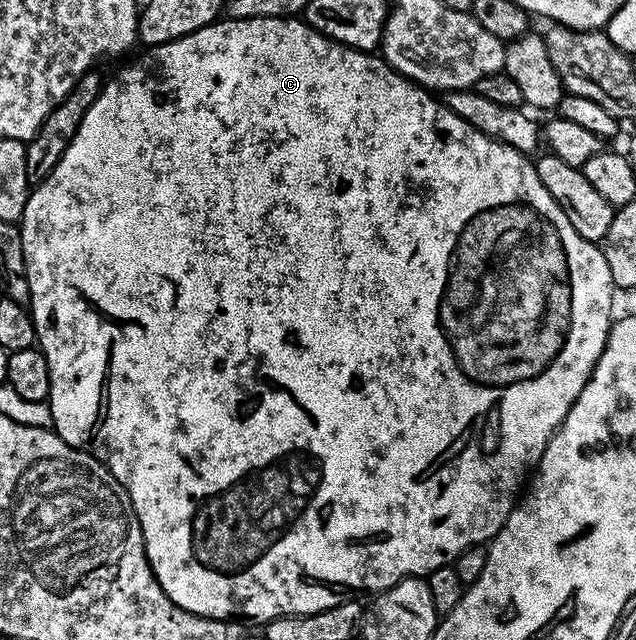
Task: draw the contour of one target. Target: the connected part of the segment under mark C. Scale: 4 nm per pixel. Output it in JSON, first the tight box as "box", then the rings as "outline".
{"box":[18,16,613,624],"outline":[[[293,16],[293,17],[290,17],[290,18],[228,18],[228,19],[227,19],[227,20],[217,20],[217,21],[215,21],[215,22],[211,22],[211,23],[210,23],[210,25],[209,25],[209,26],[203,26],[203,27],[202,27],[202,28],[198,28],[198,32],[190,32],[190,33],[189,33],[189,34],[187,34],[187,35],[186,35],[186,36],[182,36],[182,37],[181,37],[181,38],[179,38],[179,39],[178,39],[178,40],[174,40],[174,41],[173,41],[173,42],[167,42],[167,43],[166,43],[166,44],[162,44],[162,45],[161,45],[161,46],[154,46],[154,47],[151,47],[151,49],[149,49],[149,50],[148,50],[148,51],[147,51],[147,52],[144,52],[144,53],[148,53],[148,54],[144,54],[144,55],[142,55],[142,56],[141,56],[141,58],[140,58],[140,59],[138,59],[138,60],[137,60],[137,62],[132,62],[132,63],[130,63],[130,64],[129,64],[129,66],[128,66],[128,67],[126,67],[126,68],[125,68],[125,70],[120,70],[120,71],[118,71],[118,72],[117,72],[117,74],[116,74],[116,75],[114,75],[114,76],[113,76],[113,78],[112,78],[112,82],[108,82],[108,81],[105,81],[105,82],[104,82],[104,83],[103,83],[103,85],[101,85],[101,88],[100,88],[100,95],[99,95],[99,96],[98,96],[98,97],[96,97],[96,99],[95,99],[95,100],[94,100],[94,104],[90,104],[90,112],[86,112],[86,116],[82,116],[82,124],[78,124],[78,132],[77,132],[77,133],[76,133],[76,135],[75,135],[75,136],[74,136],[74,140],[70,140],[70,148],[66,148],[66,152],[65,152],[65,153],[64,153],[64,155],[63,155],[63,156],[62,156],[62,160],[58,160],[58,164],[57,164],[57,165],[56,165],[56,167],[55,167],[55,168],[54,168],[54,172],[50,172],[50,176],[46,176],[46,180],[45,180],[45,181],[44,181],[44,182],[37,182],[37,183],[35,183],[35,185],[33,185],[33,186],[32,186],[32,187],[31,187],[31,190],[30,190],[30,193],[29,193],[29,195],[28,195],[28,199],[27,199],[27,200],[26,200],[26,208],[25,208],[25,209],[24,209],[24,214],[23,214],[23,216],[22,216],[22,217],[20,217],[20,221],[19,221],[19,223],[18,223],[18,225],[19,225],[19,228],[20,228],[20,235],[21,235],[21,236],[22,236],[22,252],[23,252],[23,253],[24,253],[24,259],[25,259],[25,260],[26,260],[26,268],[25,268],[25,269],[24,269],[24,272],[25,272],[25,274],[27,274],[27,275],[28,275],[28,283],[29,283],[29,284],[30,284],[30,296],[29,296],[29,297],[28,297],[28,302],[29,302],[29,303],[30,303],[30,313],[31,313],[31,315],[32,315],[32,323],[33,323],[33,324],[34,324],[34,328],[35,328],[35,329],[36,329],[36,341],[37,341],[37,343],[38,343],[38,348],[39,348],[39,349],[40,349],[40,351],[41,351],[41,352],[42,352],[42,353],[43,353],[43,354],[44,354],[44,355],[45,355],[45,356],[46,356],[46,364],[47,364],[47,365],[48,365],[48,367],[49,367],[49,368],[50,368],[50,392],[49,392],[49,393],[48,393],[48,397],[47,397],[47,399],[46,399],[46,401],[47,401],[47,404],[48,404],[48,406],[49,406],[49,408],[51,408],[51,410],[52,410],[52,426],[53,426],[53,427],[54,427],[54,429],[55,429],[55,431],[56,431],[56,433],[57,433],[57,434],[59,434],[59,436],[60,436],[60,438],[61,438],[61,440],[63,440],[63,441],[64,441],[64,442],[65,442],[65,443],[66,443],[66,444],[70,444],[70,445],[71,445],[71,446],[73,446],[73,447],[74,447],[74,448],[78,448],[78,449],[79,449],[79,450],[85,450],[85,451],[86,451],[86,453],[87,453],[87,454],[92,454],[92,455],[93,455],[93,456],[94,456],[94,457],[96,457],[96,458],[97,458],[97,459],[98,459],[98,461],[100,461],[100,462],[101,462],[101,463],[102,463],[102,465],[104,465],[104,466],[105,466],[105,467],[106,467],[106,468],[107,468],[107,470],[108,470],[108,471],[110,471],[110,473],[112,473],[112,474],[113,474],[113,475],[114,475],[114,476],[115,476],[115,478],[117,478],[117,479],[118,479],[118,481],[120,481],[120,482],[121,482],[121,484],[123,484],[123,486],[124,486],[124,487],[125,487],[125,488],[126,488],[126,492],[127,492],[127,493],[128,493],[128,495],[129,495],[129,496],[130,496],[130,500],[131,500],[131,501],[132,501],[132,507],[133,507],[133,508],[134,508],[134,512],[135,512],[135,513],[136,513],[136,515],[137,515],[137,516],[138,516],[138,520],[139,520],[139,521],[140,521],[140,527],[141,527],[141,528],[142,528],[142,532],[143,532],[143,533],[144,533],[144,551],[145,551],[145,552],[146,552],[146,556],[147,556],[147,557],[148,557],[148,563],[149,563],[149,564],[150,564],[150,568],[151,568],[151,569],[152,569],[152,571],[153,571],[153,572],[154,572],[154,576],[155,576],[155,577],[156,577],[156,579],[157,579],[157,580],[158,580],[158,584],[159,584],[159,585],[160,585],[160,587],[161,587],[161,588],[162,588],[162,592],[166,592],[166,596],[170,596],[170,600],[174,600],[174,604],[178,604],[178,605],[179,605],[179,606],[180,606],[180,607],[181,607],[181,608],[182,608],[182,609],[184,609],[184,610],[189,610],[189,611],[190,611],[190,612],[191,612],[191,613],[192,613],[192,614],[200,614],[200,615],[202,615],[202,617],[204,617],[204,618],[219,618],[219,619],[221,619],[221,620],[233,620],[233,619],[232,619],[232,618],[253,618],[253,620],[254,620],[254,621],[256,621],[256,622],[257,622],[257,624],[263,624],[263,623],[266,623],[266,622],[269,622],[269,621],[270,621],[270,620],[274,620],[274,619],[275,619],[275,618],[281,618],[281,617],[282,617],[282,616],[283,616],[283,615],[284,615],[284,614],[317,614],[317,613],[318,613],[318,612],[322,612],[322,611],[323,611],[323,610],[329,610],[329,609],[330,609],[330,608],[334,608],[334,607],[335,607],[335,606],[337,606],[337,605],[338,605],[338,604],[342,604],[342,603],[343,603],[343,602],[347,602],[347,601],[349,601],[349,599],[351,599],[351,598],[352,598],[352,597],[353,597],[353,595],[355,595],[355,594],[352,594],[352,593],[354,593],[354,592],[355,592],[355,590],[372,590],[372,591],[371,591],[371,592],[379,592],[379,591],[382,591],[382,590],[389,590],[389,589],[390,589],[390,587],[392,587],[392,586],[393,586],[393,585],[394,585],[394,584],[398,584],[398,583],[399,583],[399,582],[400,582],[400,579],[402,579],[402,578],[414,578],[414,577],[417,577],[417,576],[427,576],[427,575],[428,575],[428,574],[429,574],[429,573],[430,573],[430,572],[431,572],[431,570],[433,570],[433,569],[434,569],[434,568],[438,568],[438,567],[439,567],[439,566],[447,566],[447,565],[449,565],[449,564],[452,564],[452,563],[455,563],[455,560],[456,560],[456,558],[457,558],[457,556],[459,556],[459,554],[461,554],[461,553],[462,553],[462,552],[463,552],[463,550],[464,550],[464,549],[465,549],[465,548],[466,548],[466,547],[467,547],[467,546],[479,546],[479,545],[481,545],[481,544],[484,544],[484,543],[487,543],[487,542],[488,542],[488,541],[489,541],[489,540],[491,540],[491,539],[493,539],[493,538],[495,538],[495,537],[496,537],[496,534],[497,534],[497,533],[498,533],[498,531],[500,531],[500,529],[502,529],[502,527],[503,527],[503,526],[504,526],[504,522],[505,522],[505,520],[507,520],[507,518],[508,518],[508,517],[509,517],[509,516],[510,516],[510,512],[511,512],[511,511],[512,511],[512,508],[513,508],[513,506],[515,506],[515,505],[516,505],[516,503],[517,503],[517,501],[518,501],[518,495],[519,495],[519,494],[520,494],[520,493],[521,493],[521,490],[522,490],[522,487],[523,487],[523,486],[524,486],[524,485],[525,485],[525,482],[526,482],[526,475],[527,475],[527,474],[528,474],[528,473],[529,473],[529,470],[530,470],[530,468],[532,468],[532,467],[535,467],[535,465],[536,465],[536,463],[537,463],[537,462],[539,462],[539,461],[540,461],[540,457],[541,457],[541,456],[542,456],[542,452],[543,452],[543,451],[544,451],[544,449],[545,449],[545,448],[546,448],[546,444],[547,444],[547,443],[548,443],[548,442],[549,442],[549,440],[551,440],[551,439],[552,439],[552,435],[553,435],[553,434],[555,434],[555,433],[556,433],[556,430],[557,430],[557,428],[558,428],[558,427],[560,427],[560,425],[561,425],[561,424],[562,424],[562,420],[563,420],[563,419],[564,419],[564,417],[565,417],[565,416],[566,416],[566,415],[568,415],[568,413],[569,413],[569,412],[570,412],[570,408],[571,408],[571,407],[572,407],[572,405],[573,405],[573,404],[574,404],[574,400],[578,400],[578,396],[579,396],[579,395],[580,395],[580,393],[581,393],[581,392],[582,392],[582,388],[583,388],[583,387],[584,387],[584,386],[585,386],[585,384],[586,384],[586,383],[588,383],[588,380],[589,380],[589,378],[591,378],[591,377],[592,377],[592,370],[593,370],[593,369],[594,369],[594,368],[595,368],[595,366],[596,366],[596,362],[597,362],[597,361],[598,361],[598,359],[599,359],[599,358],[600,358],[600,357],[601,357],[601,356],[602,356],[602,352],[603,352],[603,351],[604,351],[604,345],[605,345],[605,344],[606,344],[606,340],[607,340],[607,339],[608,339],[608,332],[609,332],[609,330],[611,330],[611,328],[612,328],[612,324],[613,324],[613,322],[612,322],[612,320],[611,320],[611,318],[610,318],[610,300],[611,300],[611,292],[612,292],[612,290],[613,290],[613,284],[612,284],[612,277],[611,277],[611,276],[610,276],[610,264],[606,264],[606,256],[605,256],[605,255],[604,255],[604,252],[603,252],[603,249],[601,249],[601,247],[600,247],[600,246],[599,246],[599,245],[597,245],[597,243],[594,243],[594,242],[588,242],[588,241],[587,241],[587,240],[586,240],[586,239],[585,239],[585,238],[583,238],[583,237],[582,237],[582,236],[578,236],[578,232],[574,232],[574,224],[570,224],[570,220],[566,220],[566,212],[562,212],[562,208],[558,208],[558,204],[557,204],[557,203],[556,203],[556,201],[555,201],[555,200],[554,200],[554,196],[550,196],[550,192],[546,192],[546,187],[544,187],[544,186],[543,186],[543,185],[542,185],[542,180],[538,180],[538,172],[537,172],[537,171],[536,171],[536,168],[535,168],[535,165],[534,165],[534,162],[533,162],[533,159],[532,159],[532,158],[531,158],[531,157],[528,157],[528,156],[525,156],[525,155],[522,155],[522,154],[519,154],[519,152],[518,152],[518,151],[516,151],[516,150],[515,150],[515,149],[514,149],[514,148],[510,148],[510,147],[509,147],[509,146],[508,146],[508,145],[506,145],[506,144],[505,144],[505,143],[504,143],[504,142],[495,142],[495,140],[493,140],[493,138],[491,138],[491,137],[490,137],[490,136],[486,136],[486,135],[485,135],[485,134],[483,134],[483,133],[482,133],[482,132],[478,132],[478,128],[474,128],[474,127],[473,127],[473,126],[472,126],[472,125],[471,125],[471,124],[469,124],[469,123],[468,123],[468,122],[467,122],[467,121],[466,121],[466,120],[462,120],[462,116],[454,116],[454,112],[450,112],[450,111],[449,111],[449,110],[448,110],[448,107],[447,107],[447,106],[445,106],[445,105],[444,105],[444,103],[443,103],[443,101],[441,101],[441,99],[440,99],[440,98],[439,98],[439,97],[436,97],[436,96],[433,96],[433,95],[432,95],[432,94],[431,94],[431,93],[429,93],[429,91],[427,91],[427,90],[425,90],[425,89],[424,89],[424,87],[422,87],[422,86],[417,86],[417,85],[416,85],[416,83],[414,83],[414,82],[411,82],[411,80],[410,80],[410,79],[408,79],[408,78],[404,78],[404,77],[402,77],[402,75],[400,75],[400,73],[398,73],[398,71],[397,71],[397,70],[394,70],[394,69],[392,69],[392,67],[391,67],[391,66],[389,66],[389,65],[388,65],[388,63],[387,63],[387,62],[385,62],[385,61],[384,61],[384,59],[383,59],[383,57],[380,57],[380,56],[377,56],[377,55],[376,55],[376,54],[375,54],[375,53],[372,53],[372,52],[369,52],[369,51],[367,51],[367,50],[355,50],[355,49],[354,49],[354,48],[350,48],[350,47],[349,47],[349,46],[347,46],[347,45],[346,45],[346,44],[342,44],[342,43],[341,43],[341,42],[335,42],[335,41],[334,41],[334,40],[330,40],[330,39],[329,39],[329,38],[327,38],[327,37],[326,37],[326,36],[322,36],[322,35],[321,35],[321,34],[320,34],[320,33],[318,33],[318,32],[317,32],[317,31],[316,31],[316,30],[315,30],[315,29],[314,29],[314,28],[310,28],[310,27],[309,27],[309,26],[308,26],[308,25],[306,25],[306,24],[305,24],[305,22],[303,22],[303,20],[301,20],[301,19],[300,19],[300,18],[299,18],[299,17],[296,17],[296,16]]]}

